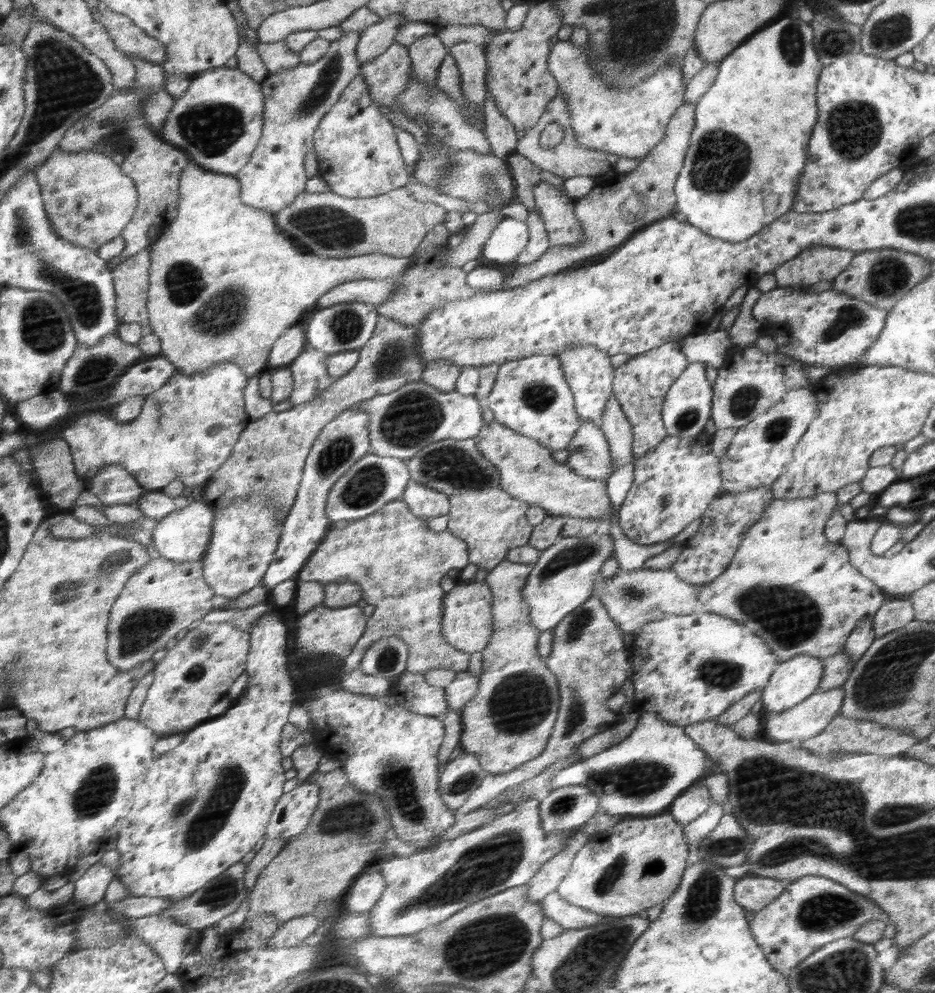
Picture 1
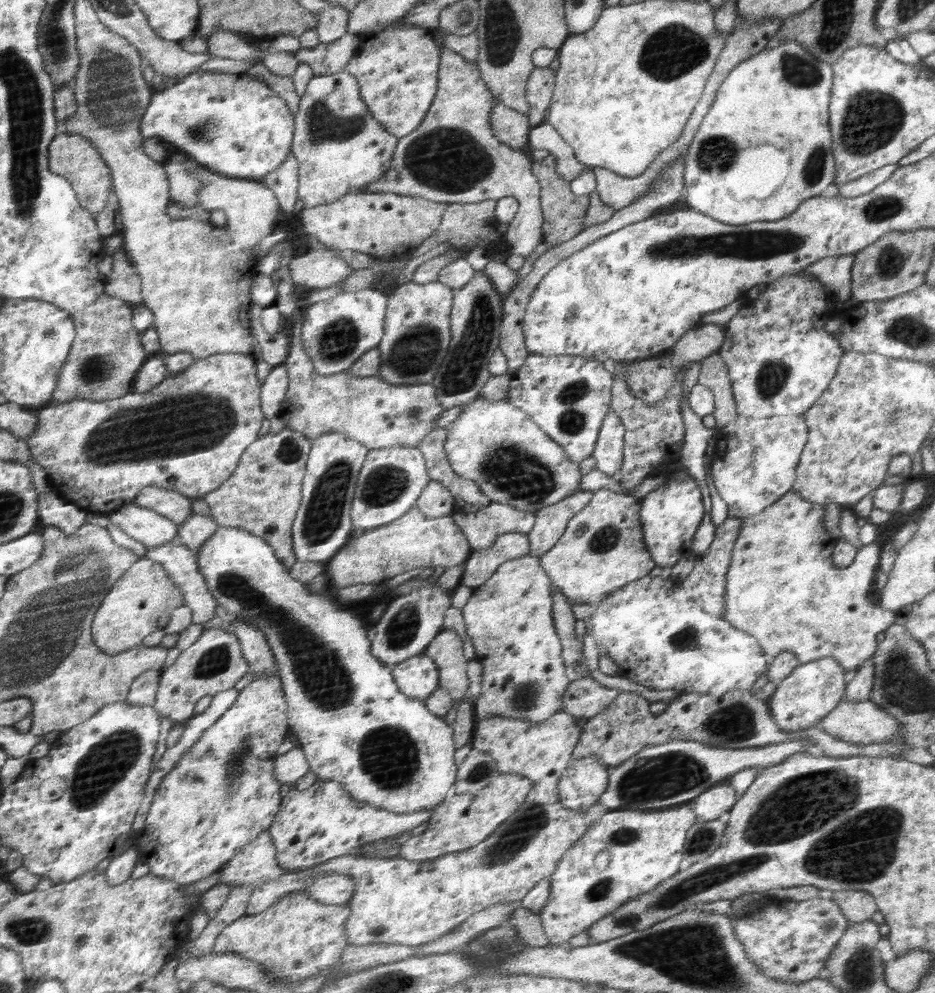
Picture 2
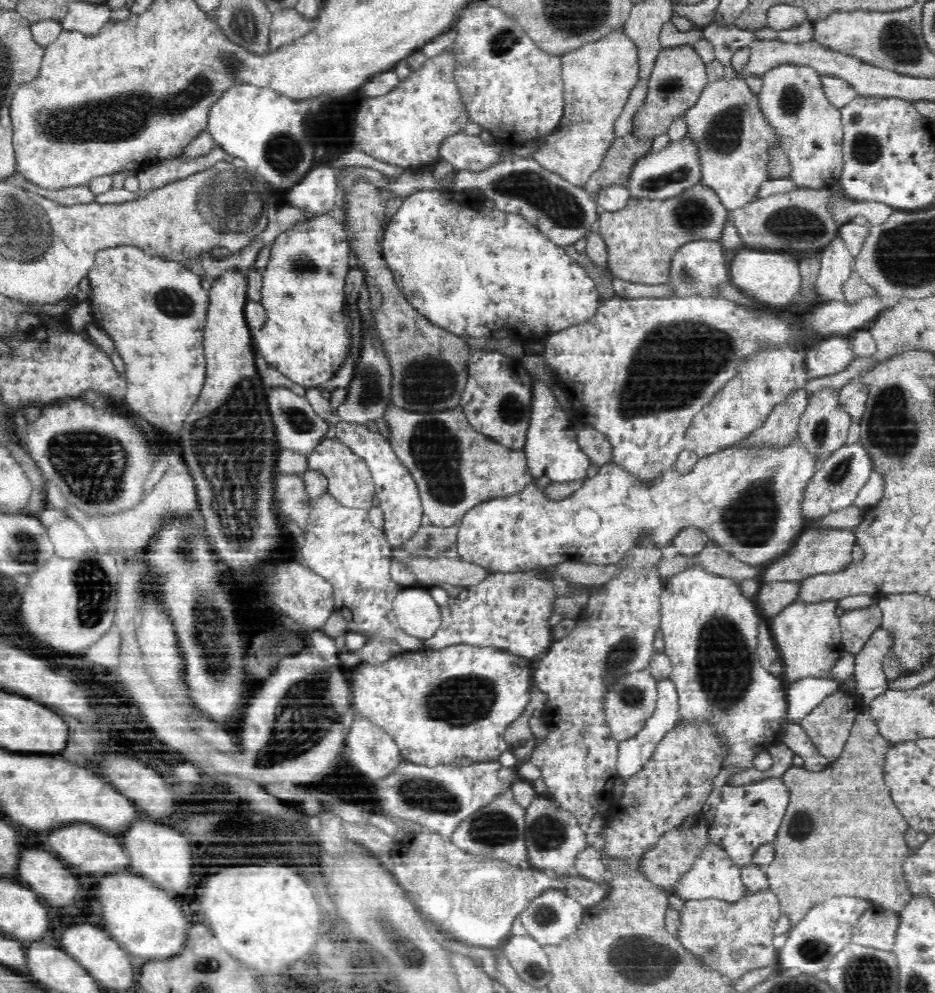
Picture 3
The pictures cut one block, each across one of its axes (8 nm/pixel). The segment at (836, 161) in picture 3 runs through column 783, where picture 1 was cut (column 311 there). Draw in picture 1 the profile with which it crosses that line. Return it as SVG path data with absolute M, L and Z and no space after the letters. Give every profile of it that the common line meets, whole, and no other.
M350 31L344 33L340 39L332 41L328 54L324 58L312 64L300 64L298 67L280 73L269 75L263 84L266 84L266 96L270 96L270 124L266 124L266 136L262 136L262 148L254 152L254 160L250 161L250 168L244 168L237 174L241 180L242 200L248 206L254 208L278 212L288 207L294 202L294 198L302 195L304 184L306 184L306 174L304 174L304 156L308 150L314 151L314 133L330 108L340 98L340 94L353 83L354 79L360 74L361 65L358 61L357 47L360 43L360 31Z

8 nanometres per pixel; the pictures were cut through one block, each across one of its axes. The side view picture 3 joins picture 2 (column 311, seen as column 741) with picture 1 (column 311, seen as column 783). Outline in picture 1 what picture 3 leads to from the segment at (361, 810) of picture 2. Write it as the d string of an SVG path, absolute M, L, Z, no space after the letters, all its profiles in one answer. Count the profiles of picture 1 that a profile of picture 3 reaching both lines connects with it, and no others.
M294 783L289 787L274 808L266 838L280 837L286 841L298 836L318 808L318 792L318 783Z

